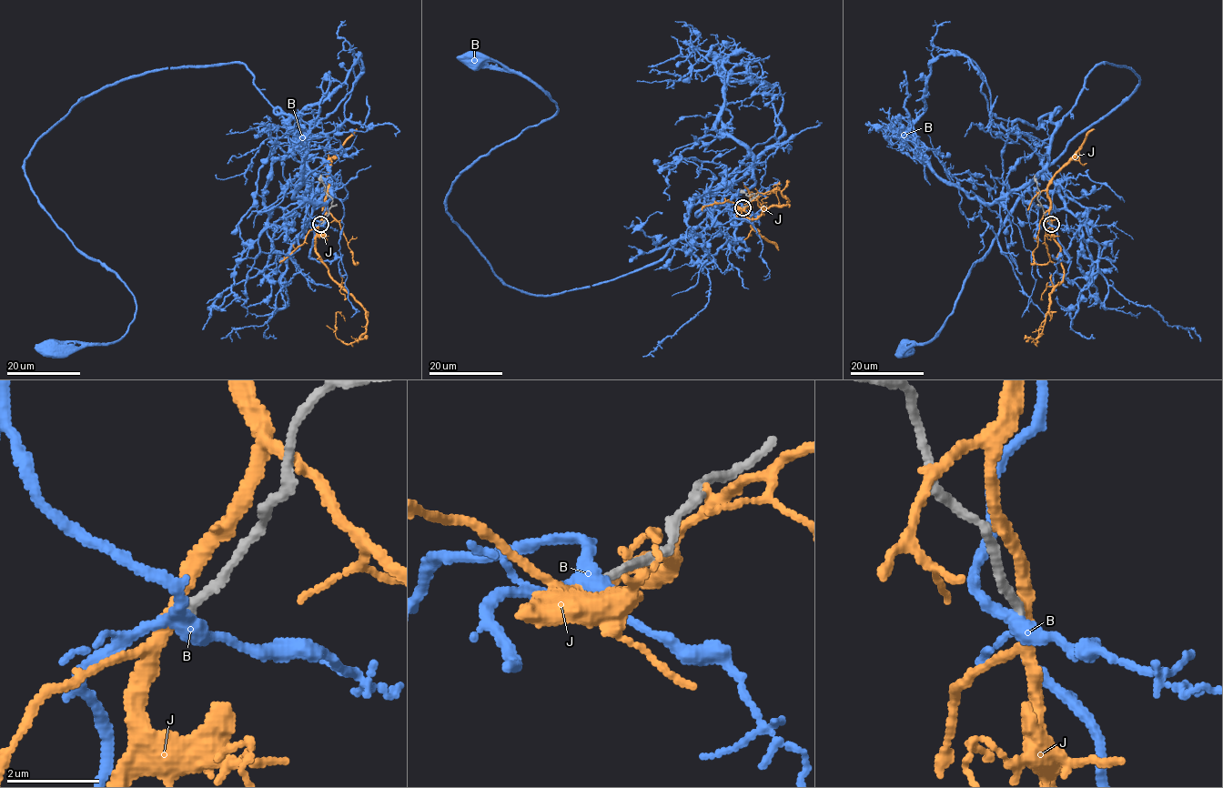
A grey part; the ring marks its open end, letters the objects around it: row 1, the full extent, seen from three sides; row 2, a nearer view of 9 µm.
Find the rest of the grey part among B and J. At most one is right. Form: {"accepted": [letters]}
{"accepted": []}

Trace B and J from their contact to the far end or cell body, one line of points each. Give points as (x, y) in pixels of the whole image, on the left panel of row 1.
B: (321, 224), (298, 138), (242, 64), (92, 92), (35, 142), (25, 176), (136, 314), (114, 342), (51, 348)
J: (321, 223), (317, 252), (328, 274), (363, 308), (366, 330), (345, 343), (336, 336), (336, 314), (345, 320)

